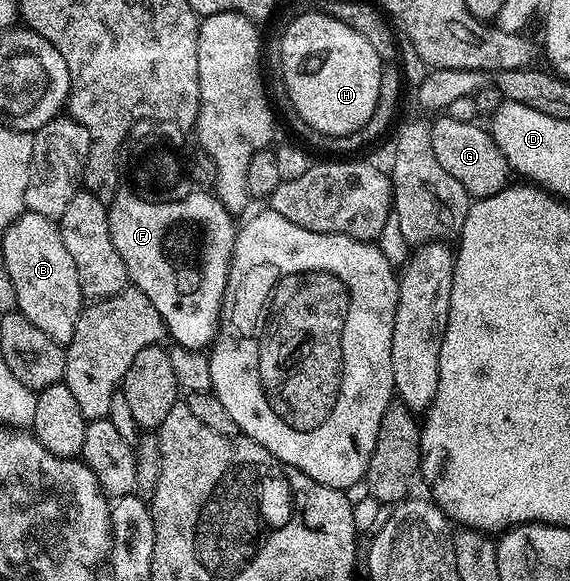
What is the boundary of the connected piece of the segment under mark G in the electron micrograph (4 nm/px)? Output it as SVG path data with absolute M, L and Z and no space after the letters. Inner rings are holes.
M440 115L436 121L430 122L433 152L441 166L465 187L467 194L472 198L497 195L502 189L508 188L507 176L513 173L508 164L506 155L497 147L486 128L479 123L470 121L461 123L449 116Z

